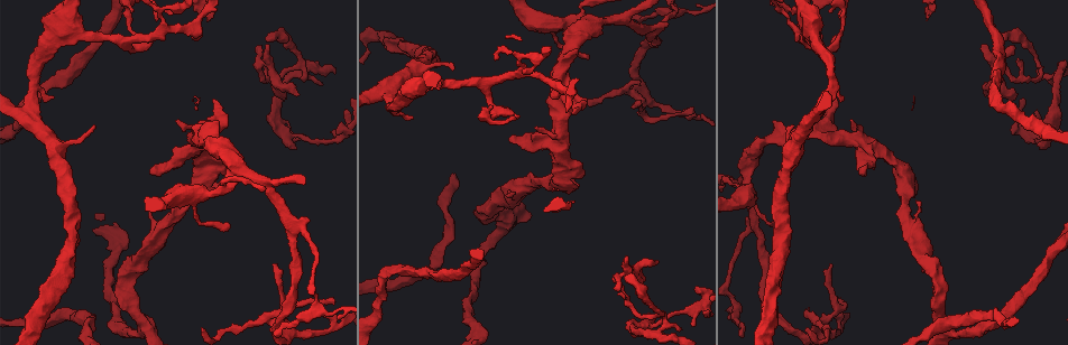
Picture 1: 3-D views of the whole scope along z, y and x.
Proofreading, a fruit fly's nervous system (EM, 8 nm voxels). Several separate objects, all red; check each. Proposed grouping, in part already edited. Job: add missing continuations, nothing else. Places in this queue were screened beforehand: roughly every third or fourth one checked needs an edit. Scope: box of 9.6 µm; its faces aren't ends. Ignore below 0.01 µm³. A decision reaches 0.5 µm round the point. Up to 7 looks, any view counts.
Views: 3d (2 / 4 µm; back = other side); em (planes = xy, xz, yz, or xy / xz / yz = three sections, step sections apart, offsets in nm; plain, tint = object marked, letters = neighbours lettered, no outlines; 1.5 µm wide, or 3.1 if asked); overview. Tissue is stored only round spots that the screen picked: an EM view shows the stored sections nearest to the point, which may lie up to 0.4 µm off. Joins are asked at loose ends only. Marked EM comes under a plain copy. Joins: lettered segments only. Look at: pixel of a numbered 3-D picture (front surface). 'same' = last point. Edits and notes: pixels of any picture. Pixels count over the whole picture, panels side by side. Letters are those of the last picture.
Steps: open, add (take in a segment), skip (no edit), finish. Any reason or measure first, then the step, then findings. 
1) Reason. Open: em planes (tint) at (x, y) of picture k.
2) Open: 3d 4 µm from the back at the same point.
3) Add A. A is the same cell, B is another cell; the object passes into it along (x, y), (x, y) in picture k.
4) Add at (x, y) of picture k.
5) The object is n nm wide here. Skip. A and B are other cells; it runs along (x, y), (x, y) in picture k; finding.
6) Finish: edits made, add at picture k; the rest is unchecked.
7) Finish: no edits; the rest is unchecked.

Free end. Open: em planes (letters) at (453, 69) of picture 1.

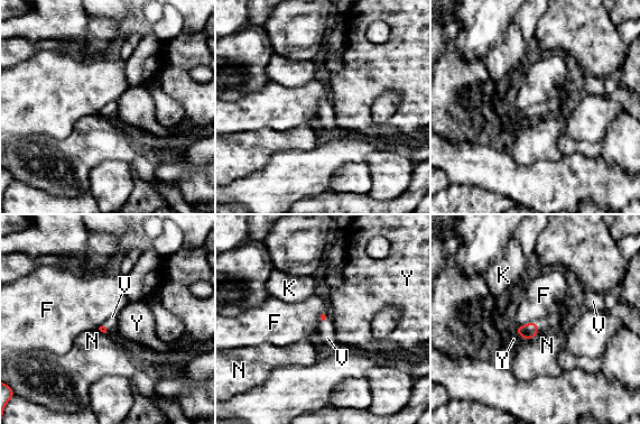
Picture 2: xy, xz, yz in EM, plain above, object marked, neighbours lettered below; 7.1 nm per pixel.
The longest contact is with F, 140 nm. Add V. V is the same cell, F, K, N and Y are other cells; it goes on there.

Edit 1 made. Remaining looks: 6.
Branch stops here. Open: em planes (letters) at (175, 120) of picture 1.

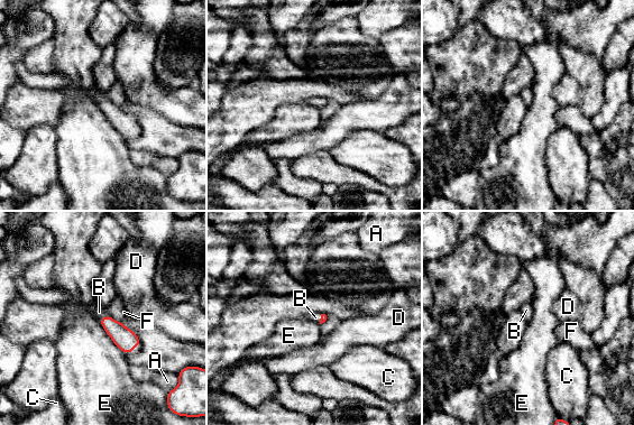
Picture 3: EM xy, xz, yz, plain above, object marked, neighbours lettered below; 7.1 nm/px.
Add B. B is the same cell, A, C, D, E and F are other cells; the object passes into it along (125, 339), (104, 316), (99, 312) in picture 3; the cell continues.

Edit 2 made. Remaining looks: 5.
An open end. Open: 3d 2 µm at (1041, 148) of picture 1.

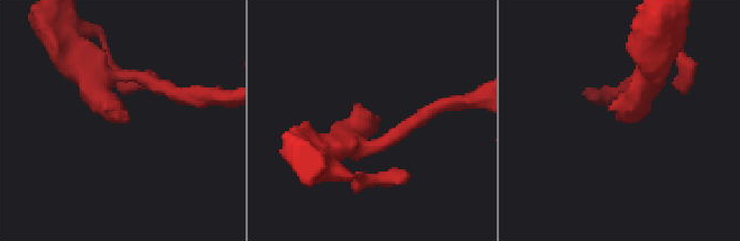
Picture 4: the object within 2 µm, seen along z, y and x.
Open: em planes (letters) at (625, 120) of picture 4.

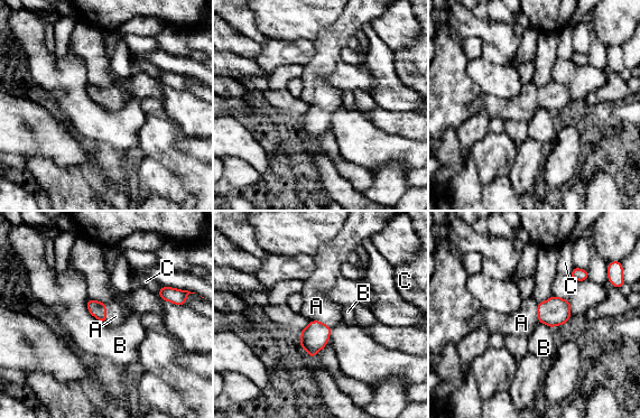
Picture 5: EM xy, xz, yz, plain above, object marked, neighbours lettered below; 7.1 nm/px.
Add A. A is the same cell, B and C are other cells; the object passes into it along (98, 309), (105, 313), (116, 316) in picture 5; it goes on there.

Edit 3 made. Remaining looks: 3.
Finish: edits made, add at picture 2, add at picture 3, add at picture 5; the rest is unchecked.

